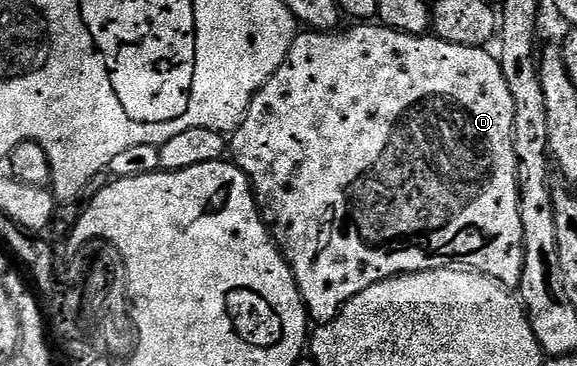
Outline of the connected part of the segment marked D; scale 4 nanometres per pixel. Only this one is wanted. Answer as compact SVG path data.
M356 24L356 27L354 27L354 28L353 28L353 30L344 30L344 31L343 31L343 30L344 30L344 29L341 29L341 30L340 30L340 31L339 31L339 32L305 32L305 33L306 33L306 34L304 34L304 32L300 32L300 33L297 33L297 36L296 36L296 38L295 38L295 40L293 40L293 42L292 42L292 47L291 47L291 48L290 48L290 52L289 52L289 53L288 53L288 55L287 55L287 56L286 56L286 60L285 60L285 61L284 61L284 63L282 63L282 65L281 65L281 66L279 66L279 68L277 68L277 70L276 70L276 71L275 71L275 72L274 72L274 76L270 76L270 80L266 80L266 84L265 84L265 85L264 85L264 87L263 87L263 88L261 88L261 89L260 89L260 90L259 90L259 92L258 92L258 93L256 93L256 95L255 95L255 96L254 96L254 100L253 100L253 101L252 101L252 103L251 103L251 104L250 104L250 108L249 108L249 109L248 109L248 111L247 111L247 112L246 112L246 116L245 116L245 117L244 117L244 119L242 119L242 121L241 121L241 122L240 122L240 126L239 126L239 128L237 128L237 130L235 130L235 132L234 132L234 133L233 133L233 134L232 134L232 135L231 135L231 138L230 138L230 154L231 154L231 157L232 157L232 158L233 158L233 159L234 159L234 161L235 161L235 164L236 164L236 167L237 167L237 168L238 168L238 169L240 169L240 170L241 170L241 172L242 172L242 173L243 173L243 174L244 174L244 175L246 175L246 177L248 177L248 180L249 180L249 182L251 182L251 184L252 184L252 188L253 188L253 191L254 191L254 193L255 193L255 196L256 196L256 204L257 204L257 206L259 206L259 208L260 208L260 212L261 212L261 215L262 215L262 217L263 217L263 219L264 219L264 222L265 222L265 223L266 223L266 225L268 225L268 233L269 233L269 234L271 234L271 236L272 236L272 240L273 240L273 242L275 242L275 243L276 243L276 245L277 245L277 246L279 246L279 247L280 247L280 253L281 253L281 254L283 254L283 255L284 255L284 259L286 259L286 260L287 260L287 261L288 261L288 266L289 266L289 267L290 267L290 268L291 268L291 270L292 270L292 275L293 275L293 276L294 276L294 277L296 277L296 283L297 283L297 284L298 284L298 288L299 288L299 289L300 289L300 295L301 295L301 296L303 296L303 297L304 297L304 305L305 305L305 306L307 306L307 308L308 308L308 312L309 312L309 315L310 315L310 318L311 318L311 321L312 321L312 322L313 322L313 323L316 323L316 324L323 324L323 323L325 323L325 322L329 322L329 320L330 320L330 319L332 319L332 318L337 318L337 317L338 317L338 316L339 316L339 315L340 315L340 309L341 309L341 308L343 308L343 307L344 307L344 306L345 306L345 305L346 305L346 304L347 304L347 302L348 302L348 301L349 301L349 300L351 300L351 299L352 299L352 298L353 298L353 297L354 297L354 296L358 296L358 295L359 295L359 294L361 294L361 293L362 293L362 292L366 292L366 288L370 288L370 287L371 287L371 286L373 286L373 285L374 285L374 284L378 284L378 283L379 283L379 282L384 282L384 281L385 281L385 280L386 280L386 279L387 279L387 278L396 278L396 277L397 277L397 276L399 276L399 275L400 275L400 274L421 274L421 273L422 273L422 272L426 272L426 271L427 271L427 270L451 270L451 269L453 269L453 268L463 268L463 269L465 269L465 270L471 270L471 271L473 271L473 272L475 272L475 273L477 273L477 274L485 274L485 276L486 276L486 277L488 277L488 278L494 278L494 279L496 279L496 281L497 281L497 282L499 282L499 283L500 283L500 285L501 285L501 286L503 286L503 287L505 287L505 288L516 288L516 287L519 287L519 284L520 284L520 277L522 277L522 276L523 276L523 275L524 275L524 228L523 228L523 224L522 224L522 212L521 212L521 211L520 211L520 181L519 181L519 180L518 180L518 160L517 160L517 159L516 159L516 148L515 148L515 144L514 144L514 130L515 130L515 128L514 128L514 118L515 118L515 116L516 116L516 101L515 101L515 100L514 100L514 96L513 96L513 95L512 95L512 93L511 93L511 92L510 92L510 84L508 84L508 83L507 83L507 82L506 82L506 76L505 76L505 75L504 75L504 73L503 73L503 72L502 72L502 68L501 68L501 67L500 67L500 60L499 60L499 57L497 57L497 55L496 55L496 54L495 54L495 53L492 53L492 54L487 54L487 53L488 53L488 52L489 52L489 51L488 51L488 50L487 50L487 49L484 49L484 48L481 48L481 47L478 47L478 46L463 46L463 45L462 45L462 44L450 44L450 43L449 43L449 42L444 42L444 41L443 41L443 40L441 40L441 38L437 38L437 37L435 37L435 36L421 36L421 35L418 35L418 34L403 34L403 33L402 33L402 32L398 32L398 31L397 31L397 30L391 30L391 28L389 28L389 27L388 27L388 26L385 26L385 25L383 25L383 24Z

